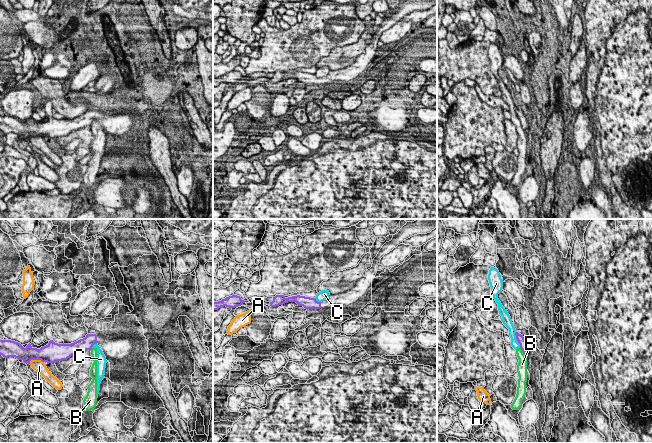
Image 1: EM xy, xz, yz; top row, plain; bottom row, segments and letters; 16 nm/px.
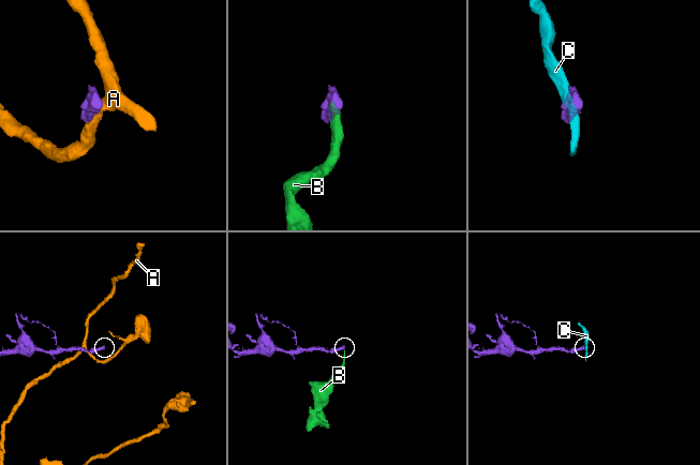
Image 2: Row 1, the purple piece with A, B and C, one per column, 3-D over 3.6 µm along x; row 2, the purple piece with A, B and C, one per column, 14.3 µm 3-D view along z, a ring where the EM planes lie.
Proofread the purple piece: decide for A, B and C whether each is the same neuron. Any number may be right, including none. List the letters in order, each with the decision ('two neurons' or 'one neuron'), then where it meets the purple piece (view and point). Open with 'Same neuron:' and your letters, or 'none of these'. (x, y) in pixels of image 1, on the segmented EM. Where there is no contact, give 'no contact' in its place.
Same neuron: none of these
A: two neurons; contact xy (36, 359)
B: two neurons; contact yz (522, 351)
C: two neurons; contact yz (517, 340)

